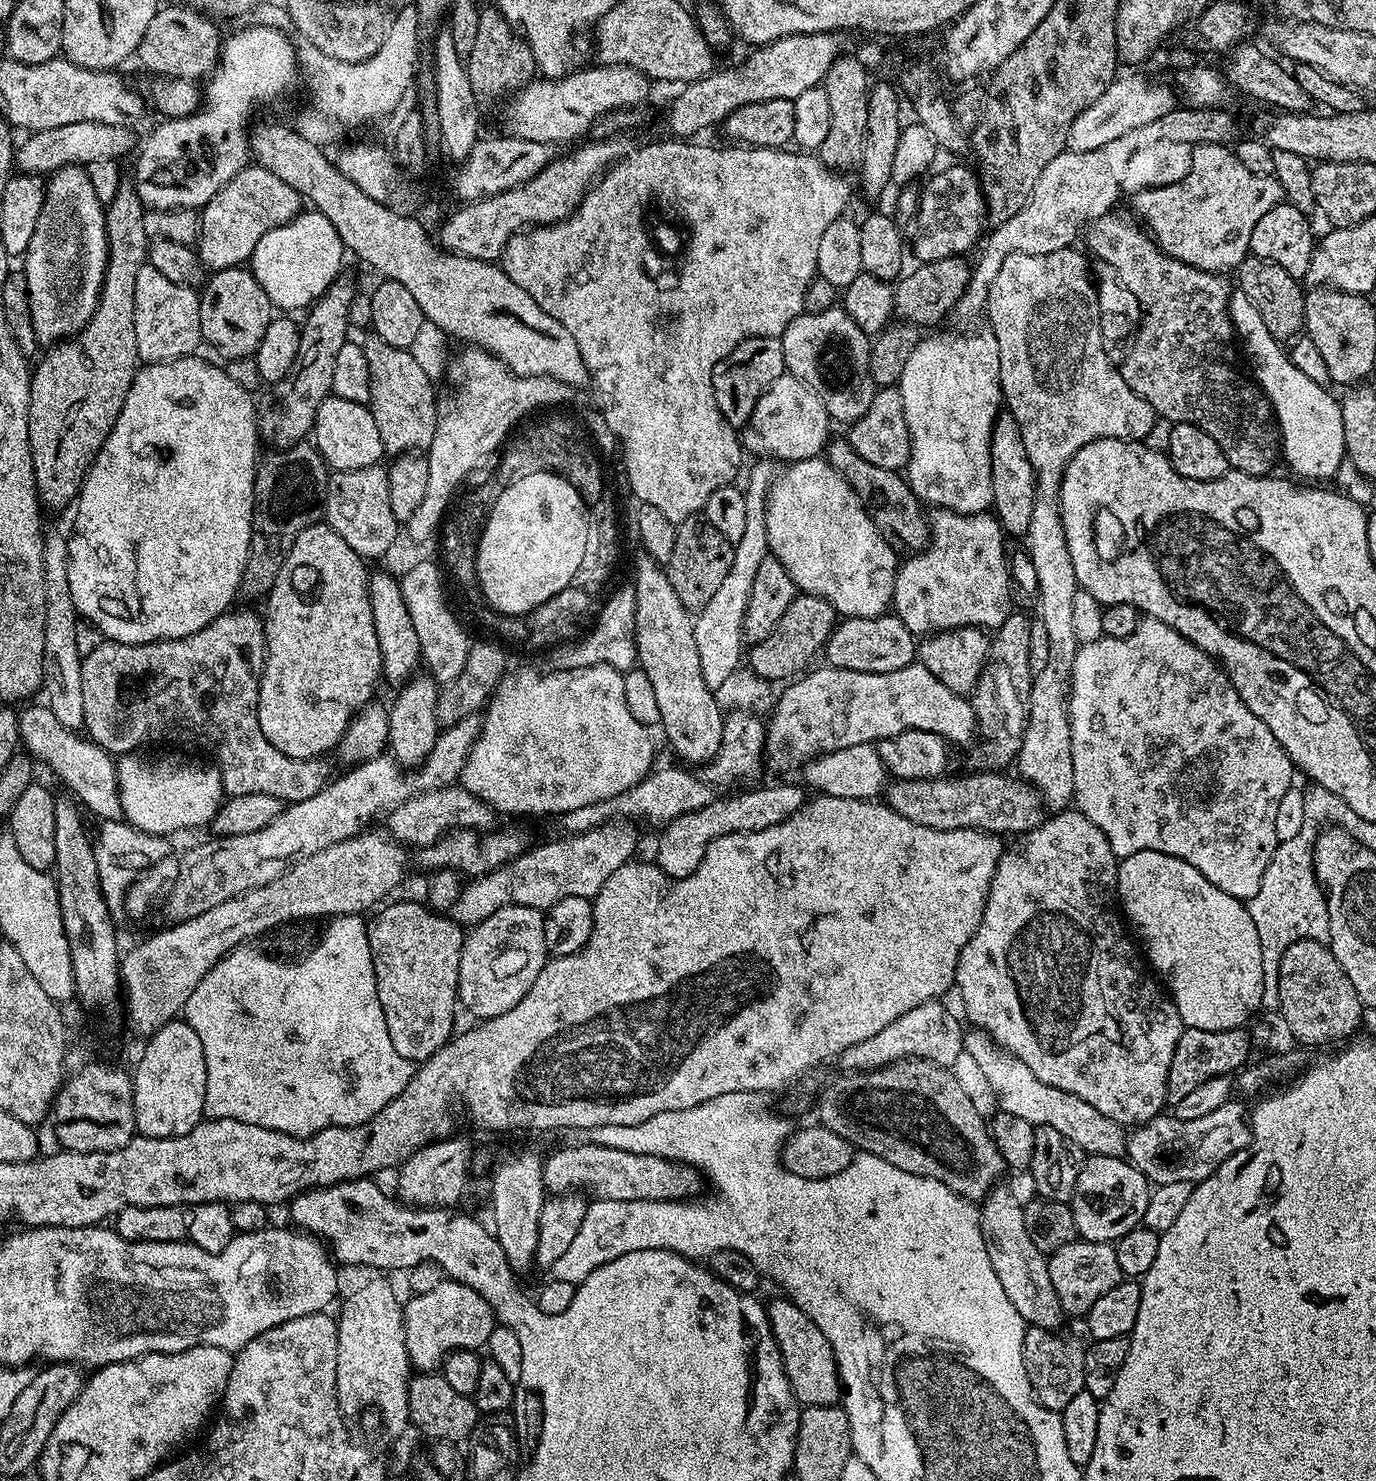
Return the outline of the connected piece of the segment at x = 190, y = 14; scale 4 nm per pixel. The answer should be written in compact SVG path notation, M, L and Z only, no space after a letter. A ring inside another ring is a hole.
M178 5L161 6L154 18L150 18L150 26L146 26L146 34L142 34L142 42L138 49L138 60L156 76L171 76L199 81L211 73L219 55L222 35L216 29L217 21L204 15L195 7L179 8Z

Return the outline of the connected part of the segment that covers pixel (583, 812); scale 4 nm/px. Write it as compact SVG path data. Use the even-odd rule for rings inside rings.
M683 767L660 768L648 773L639 784L630 786L622 794L618 794L609 800L599 800L590 806L582 806L578 810L570 810L559 817L558 823L565 828L565 833L581 834L592 829L599 829L607 825L615 816L629 816L632 820L641 820L649 824L655 830L663 829L665 824L676 820L679 816L685 816L691 812L697 812L702 806L706 806L714 800L713 789L700 779L699 775L692 776Z

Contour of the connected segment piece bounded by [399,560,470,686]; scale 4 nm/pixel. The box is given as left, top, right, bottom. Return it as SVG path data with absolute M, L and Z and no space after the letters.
M420 560L405 576L401 575L399 581L402 598L414 622L414 630L418 630L421 663L437 685L447 686L460 676L463 666L466 665L470 639L464 633L463 626L456 621L455 614L448 609L444 584L440 581L441 569L437 568L428 560Z

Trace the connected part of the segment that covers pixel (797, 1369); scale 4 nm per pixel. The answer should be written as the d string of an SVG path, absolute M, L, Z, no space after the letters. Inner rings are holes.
M787 1298L767 1301L768 1324L772 1327L772 1336L776 1339L776 1349L780 1352L786 1378L792 1387L792 1393L801 1405L836 1404L841 1399L840 1375L836 1369L836 1359L830 1342L814 1322L798 1305Z

